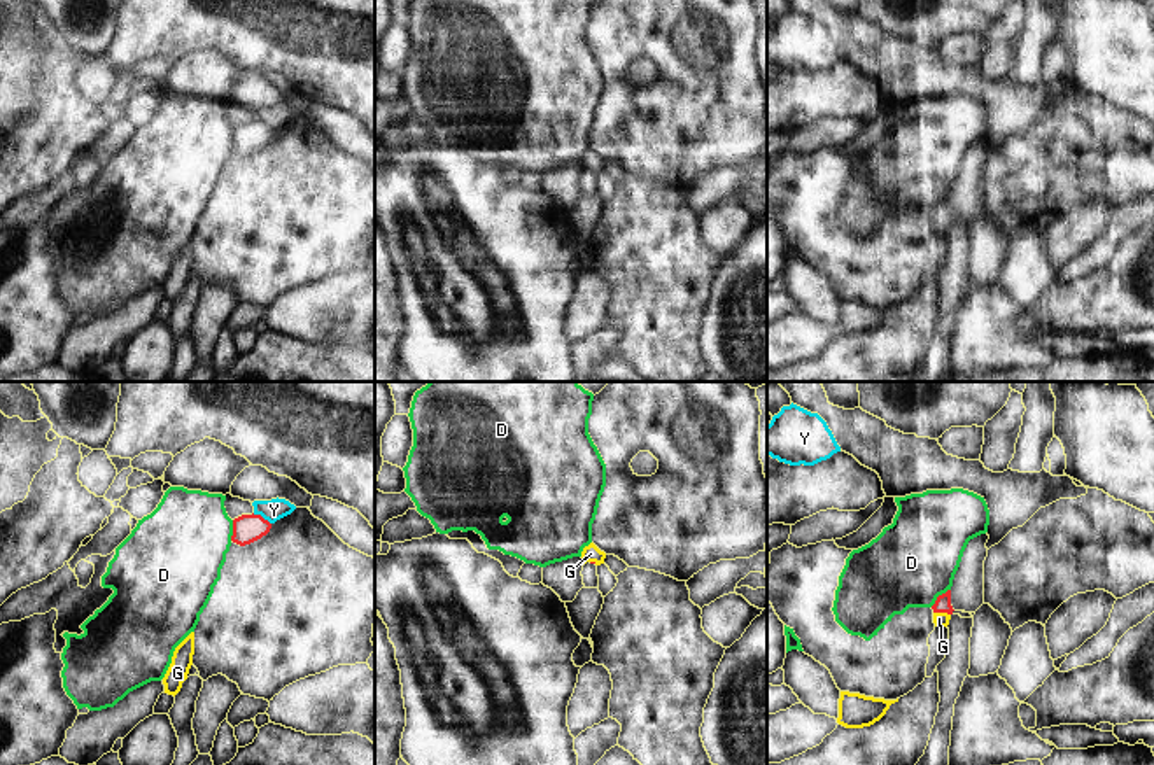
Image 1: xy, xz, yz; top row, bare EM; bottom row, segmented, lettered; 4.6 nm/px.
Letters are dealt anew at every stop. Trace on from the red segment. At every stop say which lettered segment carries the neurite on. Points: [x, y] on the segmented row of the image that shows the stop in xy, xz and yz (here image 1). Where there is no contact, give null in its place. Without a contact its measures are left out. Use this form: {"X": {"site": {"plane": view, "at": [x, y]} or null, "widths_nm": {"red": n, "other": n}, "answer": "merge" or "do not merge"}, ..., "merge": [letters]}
{"D": {"site": {"plane": "yz", "at": [939, 596]}, "widths_nm": {"red": 80, "other": 400}, "answer": "do not merge"}, "G": {"site": {"plane": "yz", "at": [942, 611]}, "widths_nm": {"red": 80, "other": 60}, "answer": "merge"}, "Y": {"site": {"plane": "xy", "at": [261, 517]}, "widths_nm": {"red": 130, "other": 100}, "answer": "do not merge"}, "merge": ["G"]}

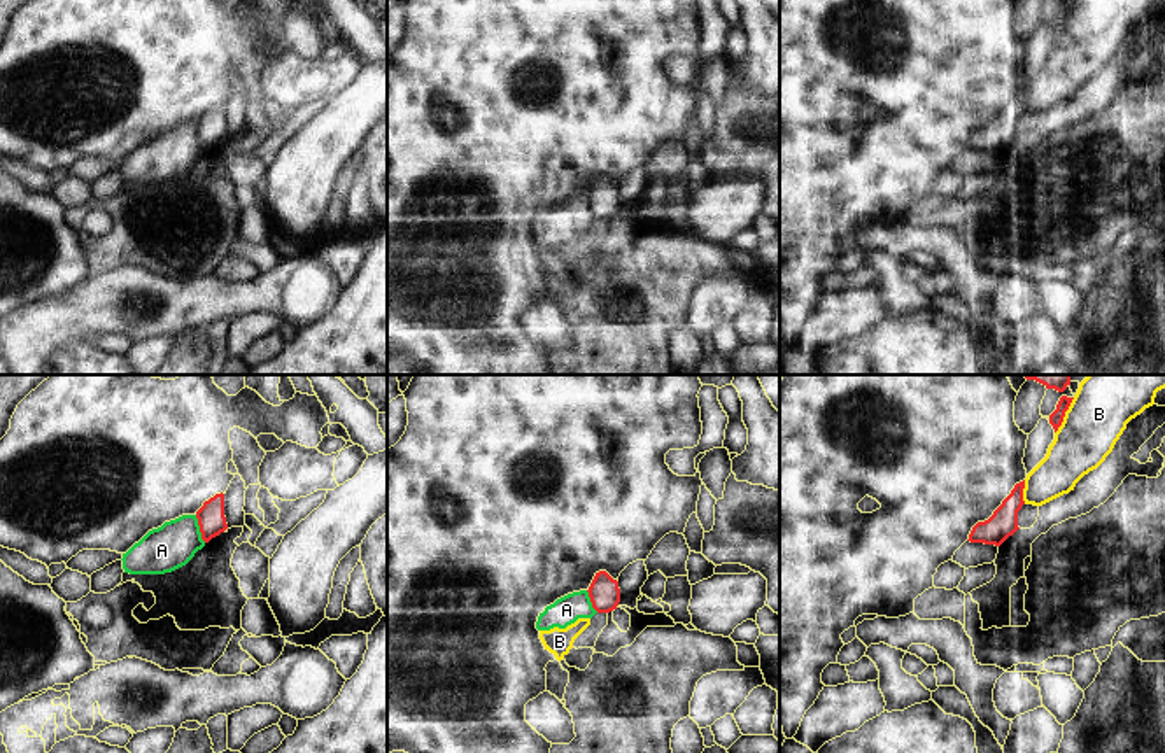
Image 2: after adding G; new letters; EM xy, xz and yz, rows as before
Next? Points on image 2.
{"A": {"site": {"plane": "xy", "at": [200, 529]}, "widths_nm": {"red": 130, "other": 220}, "answer": "do not merge"}, "B": {"site": {"plane": "yz", "at": [1064, 415]}, "widths_nm": {"red": 60, "other": 280}, "answer": "do not merge"}, "merge": []}

